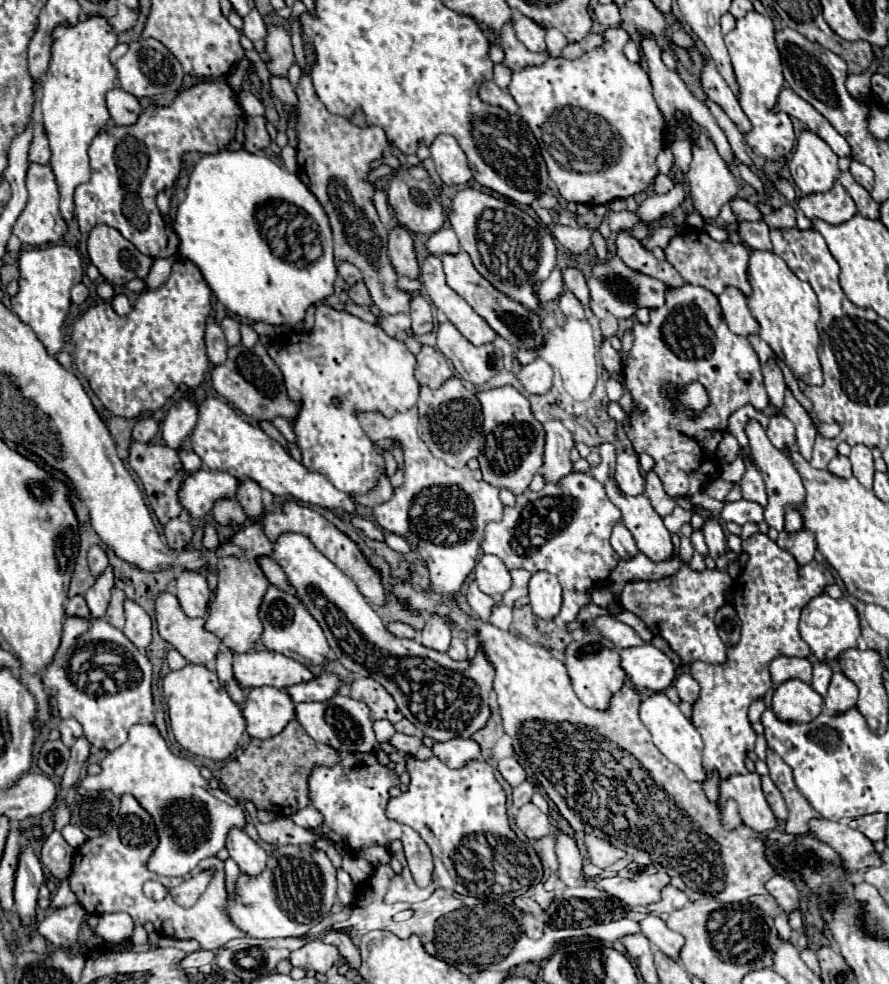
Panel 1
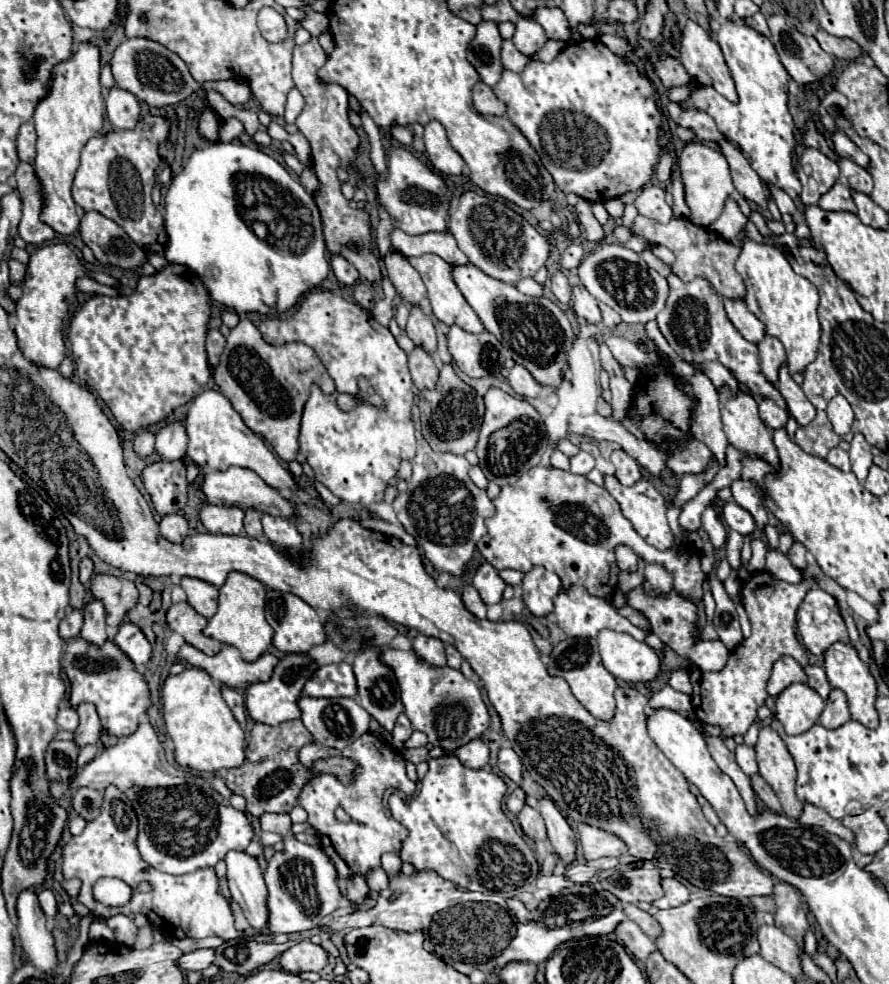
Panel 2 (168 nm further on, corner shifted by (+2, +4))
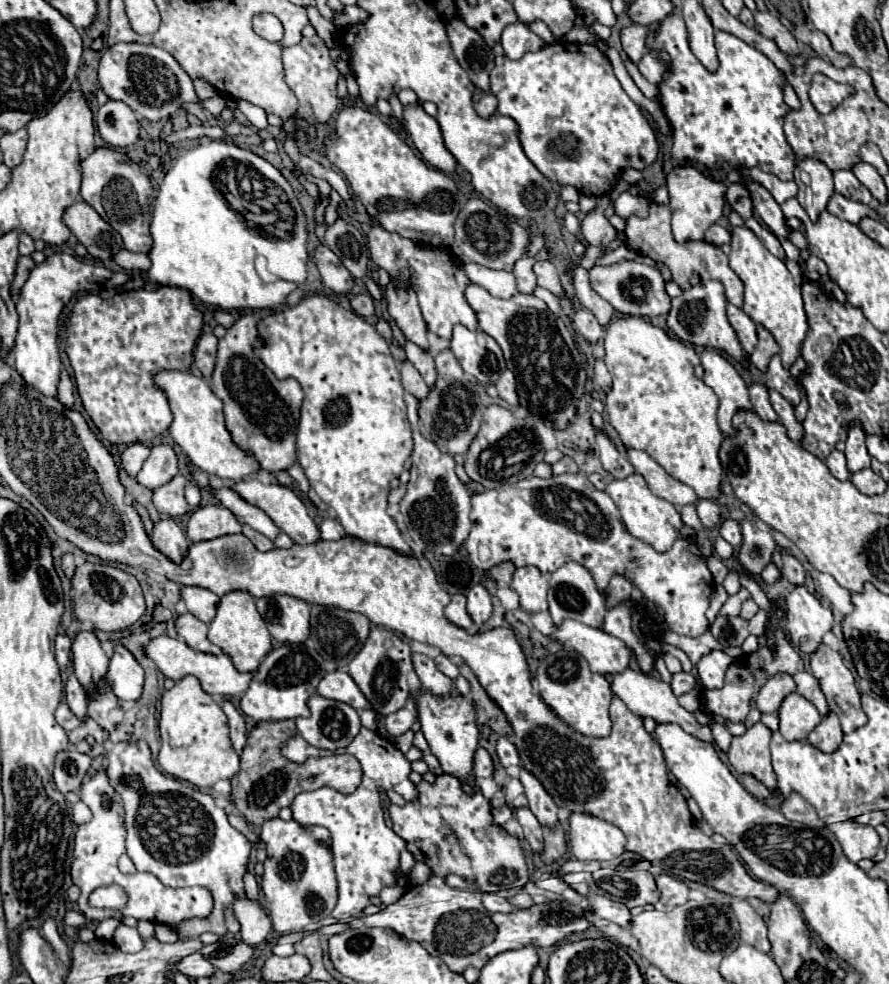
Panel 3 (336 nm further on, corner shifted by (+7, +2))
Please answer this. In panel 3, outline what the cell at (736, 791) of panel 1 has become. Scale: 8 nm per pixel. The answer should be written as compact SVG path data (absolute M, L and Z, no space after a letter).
M625 669L623 673L615 673L613 679L611 679L611 691L613 695L617 695L627 707L629 711L633 711L635 715L639 717L651 717L655 719L655 723L677 723L683 731L703 739L703 741L709 741L713 743L713 737L711 737L711 729L709 727L701 727L697 723L697 719L693 717L693 713L685 711L679 703L677 703L677 697L673 695L671 687L667 683L663 683L661 679L657 677L651 677L651 675L643 675L641 671L635 671L635 669Z

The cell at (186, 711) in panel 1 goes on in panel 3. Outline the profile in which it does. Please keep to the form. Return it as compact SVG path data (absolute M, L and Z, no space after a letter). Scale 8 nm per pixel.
M183 677L175 687L163 693L159 729L161 749L157 761L165 773L201 789L213 787L219 779L231 779L239 773L239 757L229 739L227 717L213 697L201 689L195 677Z

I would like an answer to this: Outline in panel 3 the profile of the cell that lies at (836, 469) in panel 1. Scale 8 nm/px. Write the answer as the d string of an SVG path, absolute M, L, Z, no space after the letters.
M831 451L831 455L825 459L825 465L829 467L829 471L839 479L839 481L847 481L851 477L847 463L845 463L845 455L841 451Z

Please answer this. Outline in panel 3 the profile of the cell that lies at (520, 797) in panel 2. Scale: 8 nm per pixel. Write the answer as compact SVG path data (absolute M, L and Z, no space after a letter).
M499 807L499 809L493 809L491 811L491 815L493 815L493 823L497 825L497 827L503 827L511 817L513 817L513 813L509 811L509 807Z

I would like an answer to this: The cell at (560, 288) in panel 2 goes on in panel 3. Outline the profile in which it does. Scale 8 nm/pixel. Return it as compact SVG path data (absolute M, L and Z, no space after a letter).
M537 261L533 265L533 271L535 271L539 287L545 287L545 289L549 289L555 295L563 293L561 281L559 281L559 271L555 269L555 265L551 261Z

